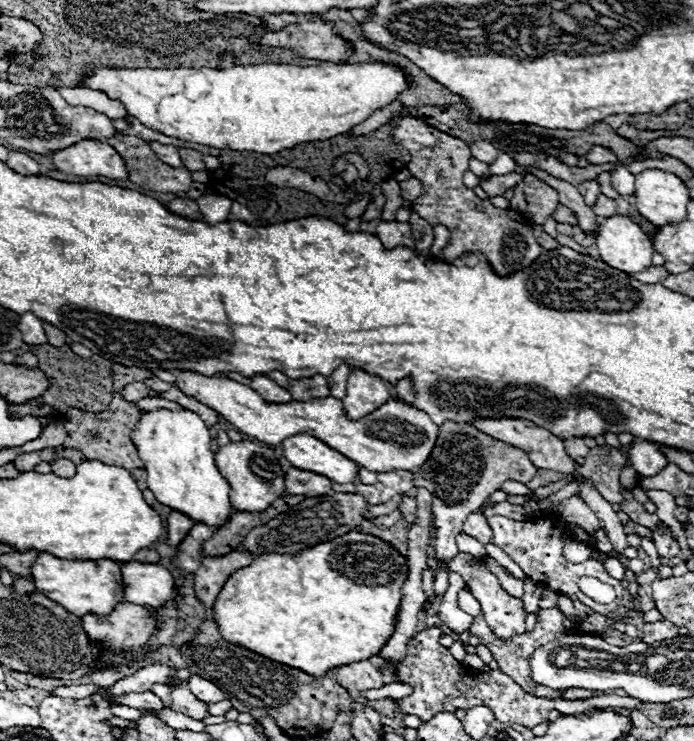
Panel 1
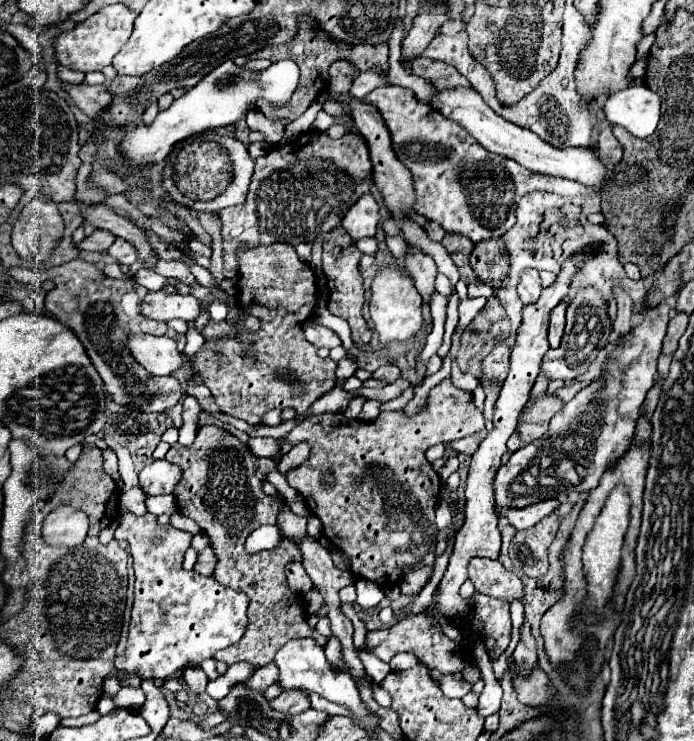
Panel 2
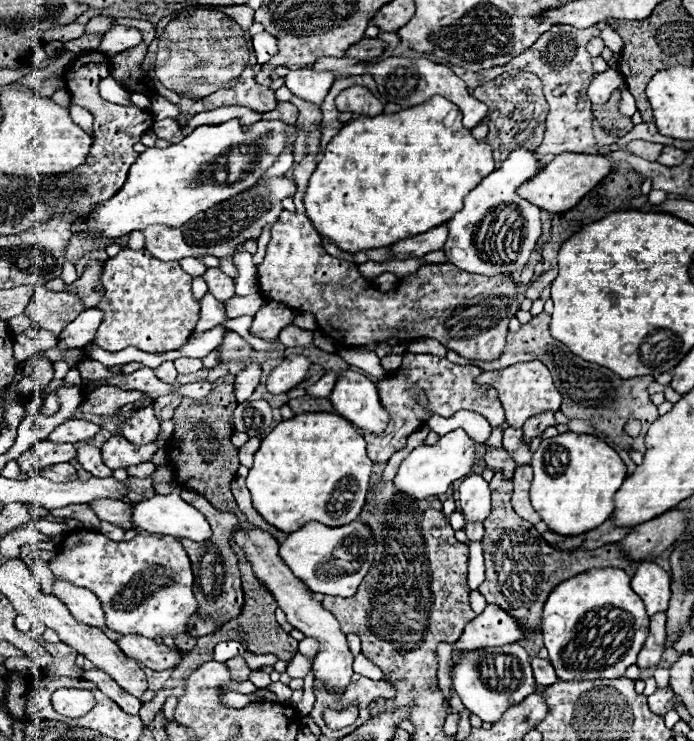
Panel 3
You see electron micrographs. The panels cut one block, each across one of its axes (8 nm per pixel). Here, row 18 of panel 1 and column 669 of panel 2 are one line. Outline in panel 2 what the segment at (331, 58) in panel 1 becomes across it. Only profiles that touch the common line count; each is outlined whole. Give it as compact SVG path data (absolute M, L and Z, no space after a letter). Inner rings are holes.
M662 300L656 308L650 308L644 314L642 324L634 326L628 336L616 342L616 350L604 364L602 380L582 388L570 402L566 402L550 422L550 430L544 438L520 448L506 464L500 466L494 480L498 508L524 508L548 498L568 496L572 490L590 492L598 486L606 464L620 458L632 442L638 410L648 390L654 386L656 362L662 350L662 340L666 336L668 320L670 306L666 300ZM582 434L586 434L586 448L578 446L578 438L582 438Z

